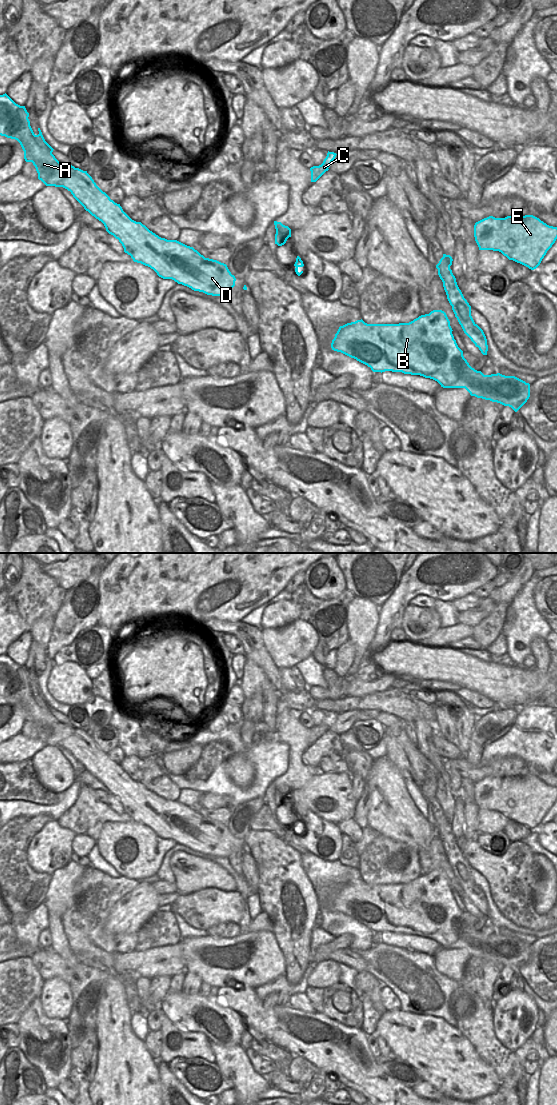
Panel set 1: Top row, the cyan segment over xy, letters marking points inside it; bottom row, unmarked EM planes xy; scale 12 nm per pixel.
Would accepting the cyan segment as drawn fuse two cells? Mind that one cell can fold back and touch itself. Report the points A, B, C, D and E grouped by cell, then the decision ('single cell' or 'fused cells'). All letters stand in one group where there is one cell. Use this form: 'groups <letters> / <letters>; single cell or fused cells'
groups A B C D E; single cell

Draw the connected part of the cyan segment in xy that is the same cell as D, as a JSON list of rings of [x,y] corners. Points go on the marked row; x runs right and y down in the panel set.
[[[6,93],[0,95],[0,135],[15,139],[20,143],[25,161],[33,163],[39,180],[46,186],[63,187],[70,191],[84,209],[101,221],[106,231],[119,240],[124,252],[130,255],[134,262],[150,267],[163,279],[172,279],[194,291],[228,298],[235,286],[236,278],[226,264],[205,258],[193,247],[177,240],[161,238],[141,222],[132,220],[123,211],[120,204],[111,200],[96,185],[87,171],[60,163],[52,154],[54,149],[45,141],[40,128],[38,128],[39,134],[34,134],[28,117],[29,113],[25,106],[16,104]]]

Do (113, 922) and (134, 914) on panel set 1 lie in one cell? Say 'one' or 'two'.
one

